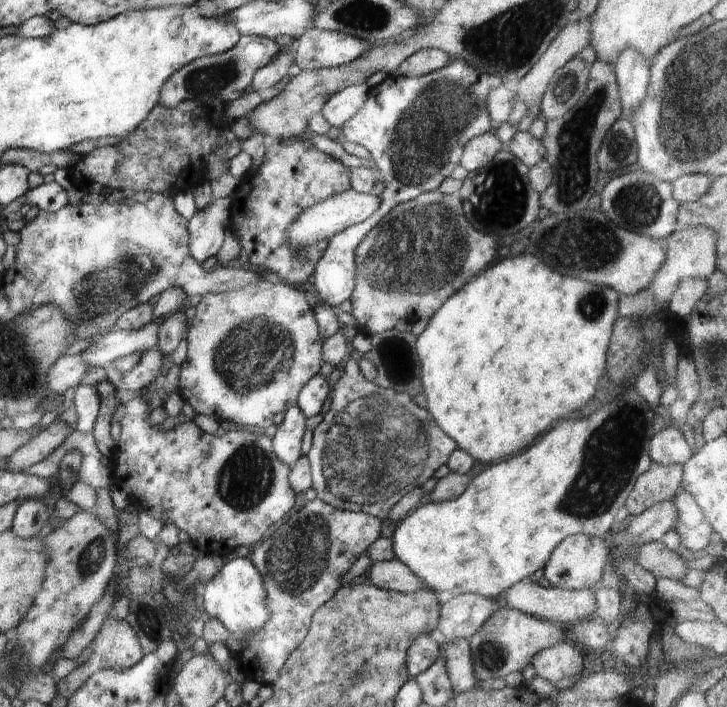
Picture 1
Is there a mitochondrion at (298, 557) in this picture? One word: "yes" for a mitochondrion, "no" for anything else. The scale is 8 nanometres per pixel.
yes

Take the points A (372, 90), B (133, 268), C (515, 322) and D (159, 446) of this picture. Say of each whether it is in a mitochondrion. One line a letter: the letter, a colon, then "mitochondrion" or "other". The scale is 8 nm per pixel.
A: other
B: mitochondrion
C: other
D: other

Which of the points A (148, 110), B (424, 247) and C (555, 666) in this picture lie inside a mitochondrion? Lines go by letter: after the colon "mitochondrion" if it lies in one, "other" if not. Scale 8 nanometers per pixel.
A: other
B: mitochondrion
C: other

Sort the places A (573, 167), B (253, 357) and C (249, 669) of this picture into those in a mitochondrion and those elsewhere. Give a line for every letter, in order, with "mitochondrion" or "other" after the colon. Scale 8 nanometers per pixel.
A: mitochondrion
B: mitochondrion
C: other

